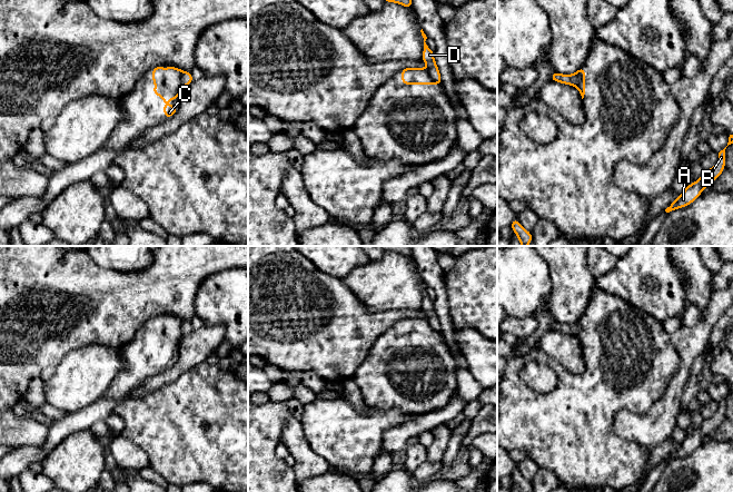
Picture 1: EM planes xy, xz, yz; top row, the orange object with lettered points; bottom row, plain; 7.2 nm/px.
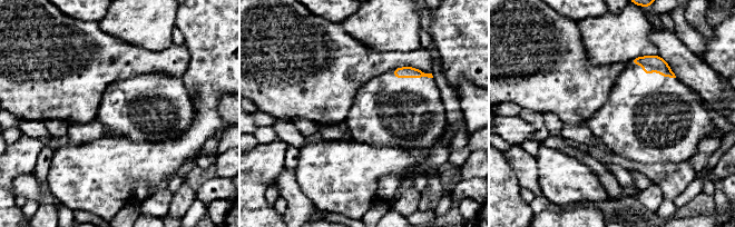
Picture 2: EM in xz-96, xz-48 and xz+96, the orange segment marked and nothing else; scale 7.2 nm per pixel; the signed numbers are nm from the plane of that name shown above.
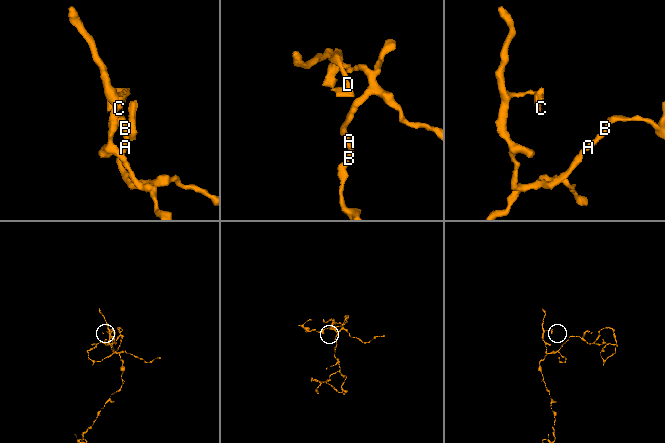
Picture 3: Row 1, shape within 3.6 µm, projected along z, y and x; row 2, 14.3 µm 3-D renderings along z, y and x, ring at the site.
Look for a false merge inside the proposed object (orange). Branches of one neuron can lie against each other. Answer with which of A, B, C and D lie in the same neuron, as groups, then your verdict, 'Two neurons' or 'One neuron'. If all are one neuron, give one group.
Groups: A B D / C. Two neurons

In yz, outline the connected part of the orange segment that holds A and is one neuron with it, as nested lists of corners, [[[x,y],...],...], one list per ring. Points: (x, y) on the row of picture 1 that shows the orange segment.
[[[726,147],[719,152],[719,160],[716,165],[711,169],[704,170],[702,177],[697,181],[687,185],[686,189],[676,198],[676,200],[665,209],[666,213],[677,208],[683,208],[693,203],[697,196],[703,193],[703,189],[712,184],[722,174],[725,167],[725,149]]]

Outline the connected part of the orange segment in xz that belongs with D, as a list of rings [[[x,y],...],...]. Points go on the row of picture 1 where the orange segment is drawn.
[[[423,29],[420,30],[422,36],[424,38],[424,52],[422,55],[422,60],[424,60],[428,67],[428,73],[429,76],[436,81],[436,82],[442,82],[442,77],[439,73],[439,70],[437,68],[437,65],[434,59],[434,52],[428,48],[426,45],[426,35],[424,33]]]

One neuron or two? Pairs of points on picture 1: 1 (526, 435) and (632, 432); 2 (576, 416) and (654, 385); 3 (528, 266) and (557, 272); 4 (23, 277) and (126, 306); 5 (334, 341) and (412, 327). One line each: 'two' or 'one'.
1: two
2: one
3: two
4: one
5: two

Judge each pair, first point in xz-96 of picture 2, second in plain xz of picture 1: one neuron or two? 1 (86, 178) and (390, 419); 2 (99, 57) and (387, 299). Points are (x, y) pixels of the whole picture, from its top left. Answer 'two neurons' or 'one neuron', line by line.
1: one neuron
2: two neurons

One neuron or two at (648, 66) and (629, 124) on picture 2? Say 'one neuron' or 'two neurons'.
one neuron

